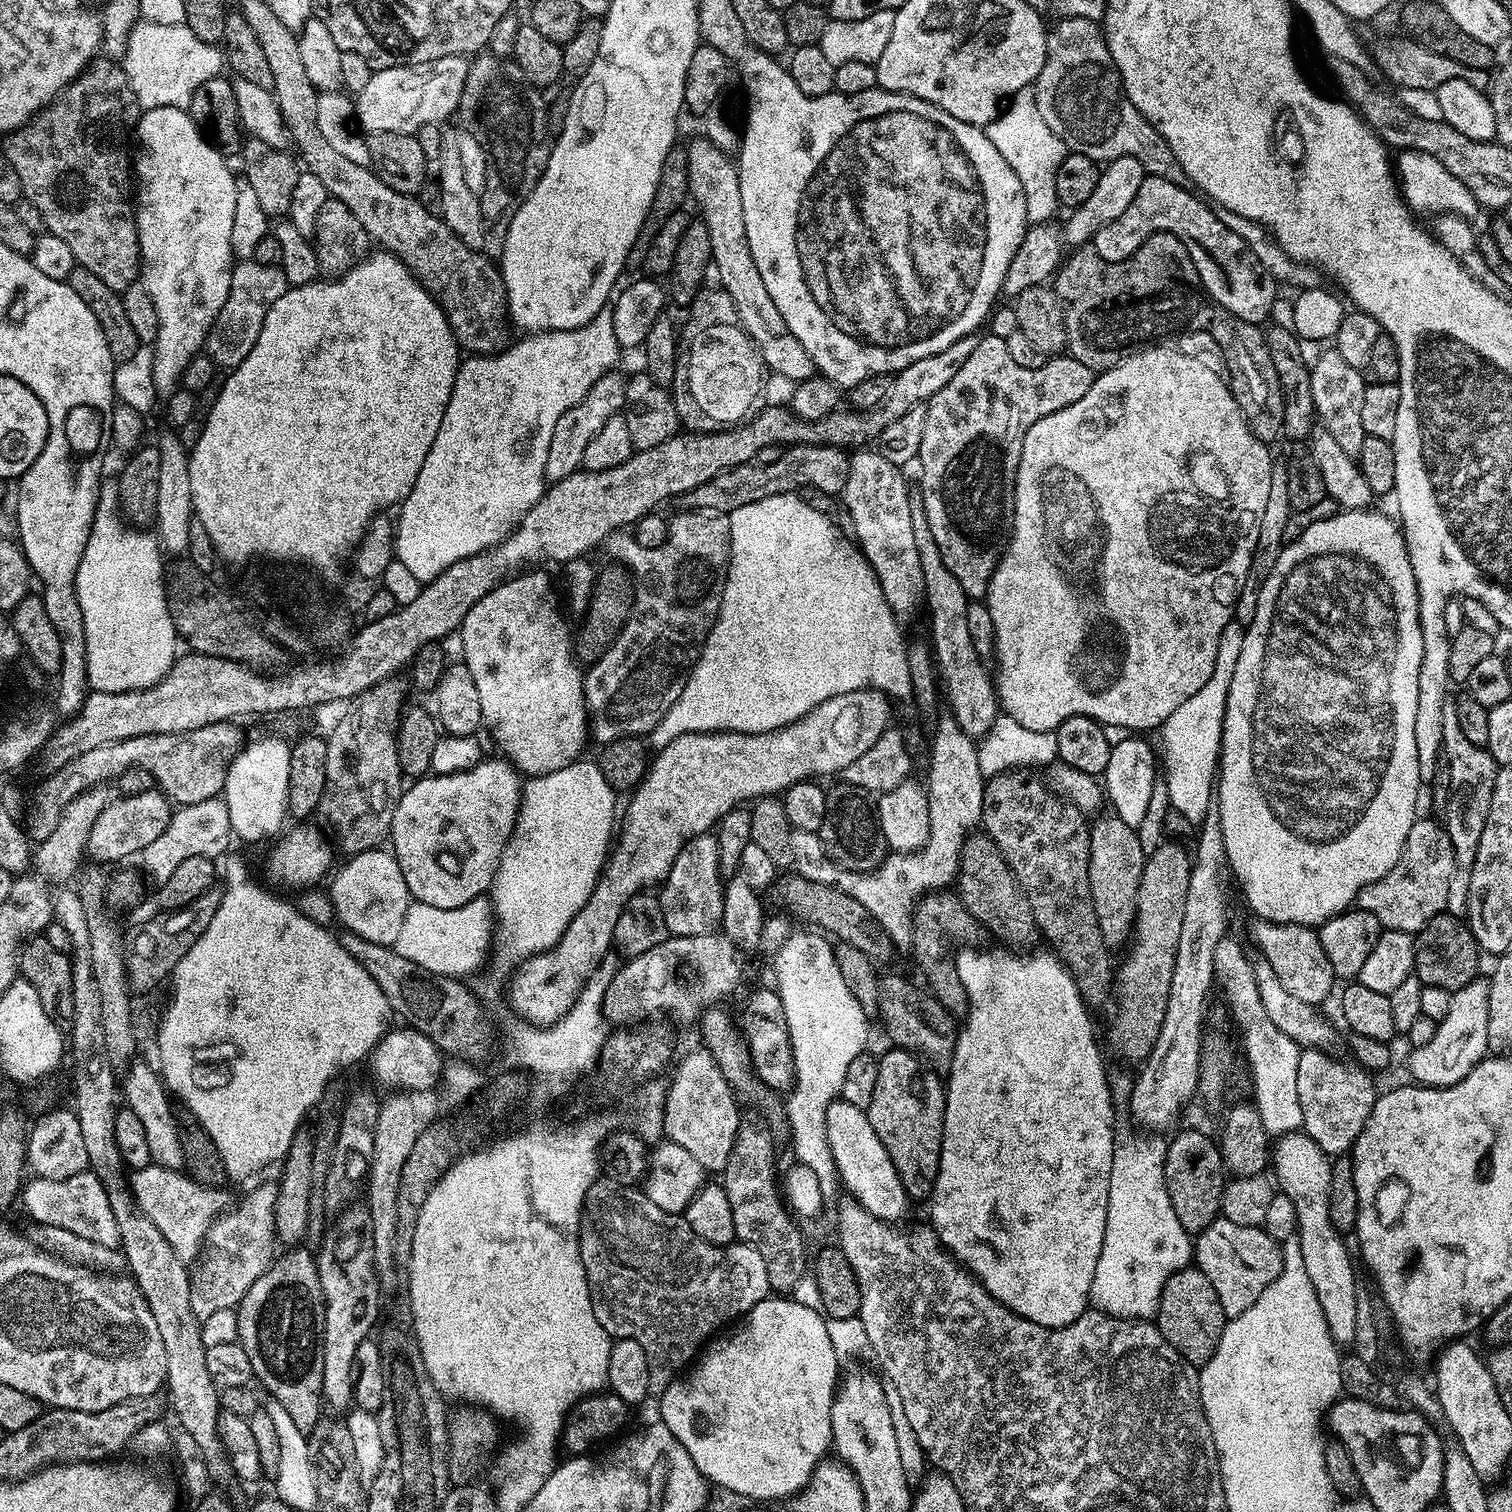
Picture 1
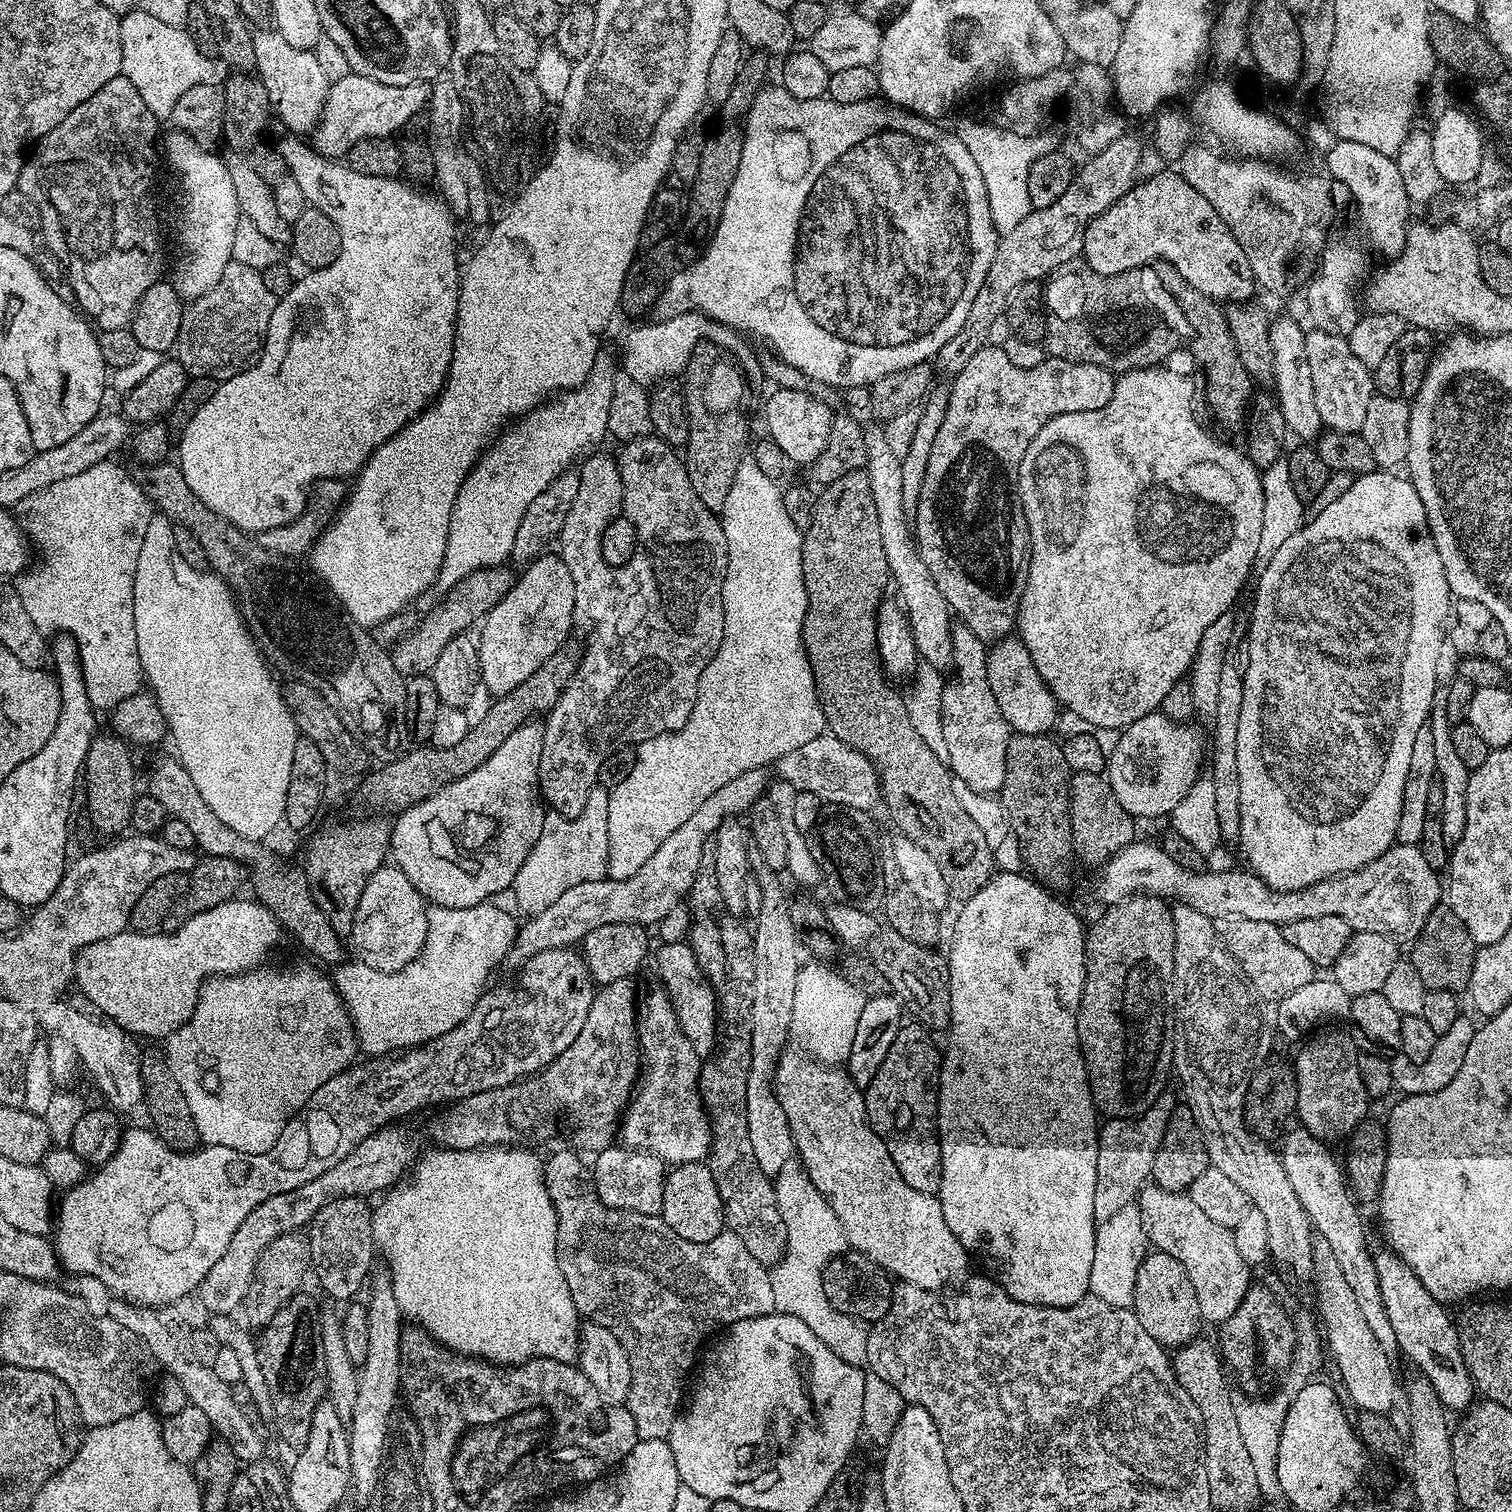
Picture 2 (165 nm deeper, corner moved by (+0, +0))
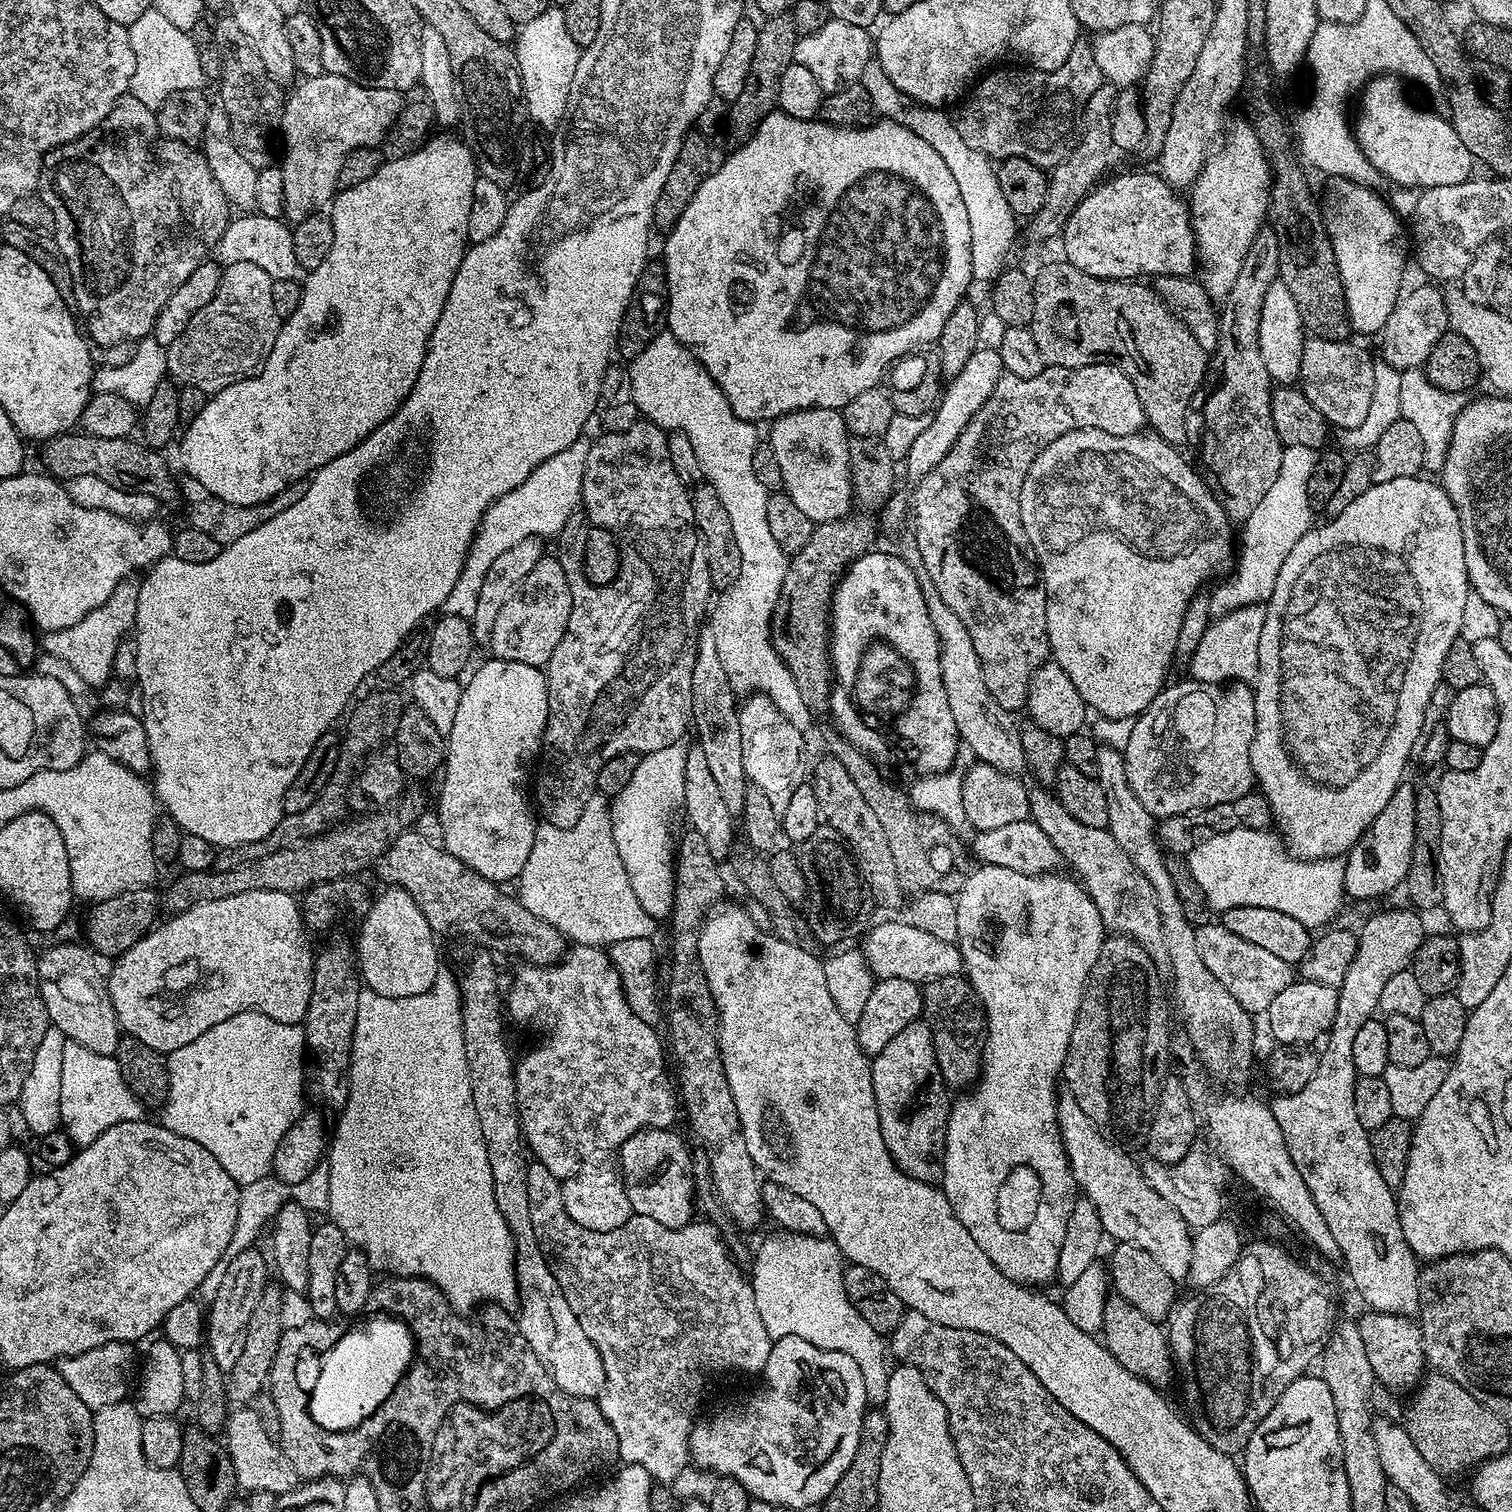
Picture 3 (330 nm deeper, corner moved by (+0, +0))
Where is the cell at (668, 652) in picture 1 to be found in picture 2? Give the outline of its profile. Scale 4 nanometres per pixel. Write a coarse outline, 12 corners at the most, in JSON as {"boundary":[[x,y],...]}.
{"boundary":[[618,452],[625,565],[564,556],[580,665],[540,794],[676,732],[724,636],[728,547],[681,453]]}

